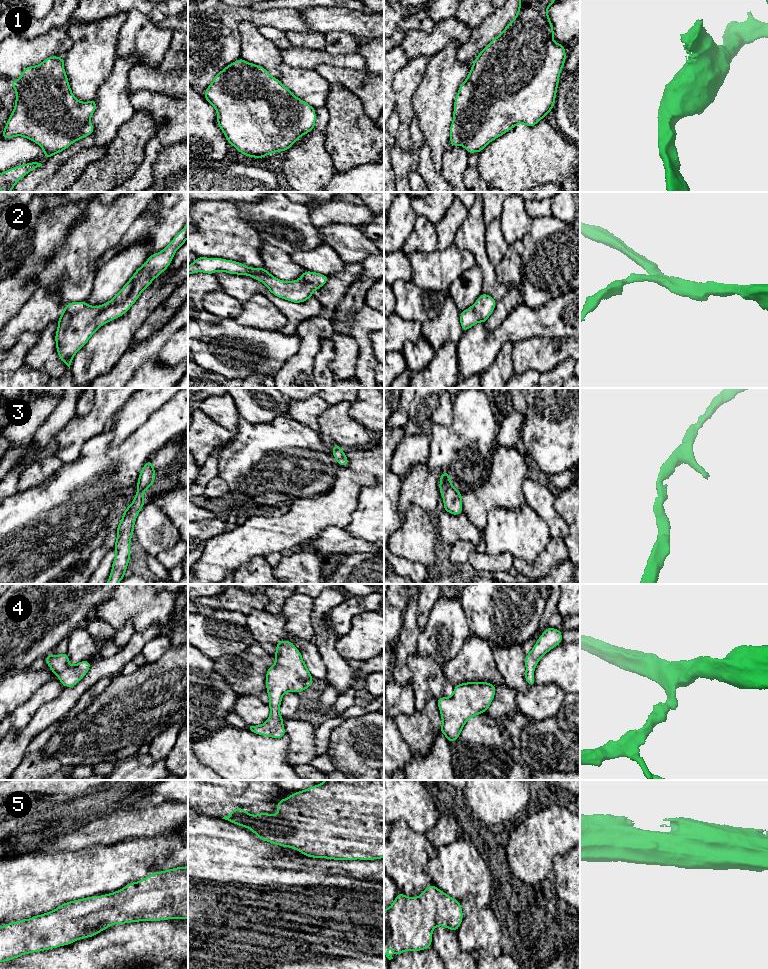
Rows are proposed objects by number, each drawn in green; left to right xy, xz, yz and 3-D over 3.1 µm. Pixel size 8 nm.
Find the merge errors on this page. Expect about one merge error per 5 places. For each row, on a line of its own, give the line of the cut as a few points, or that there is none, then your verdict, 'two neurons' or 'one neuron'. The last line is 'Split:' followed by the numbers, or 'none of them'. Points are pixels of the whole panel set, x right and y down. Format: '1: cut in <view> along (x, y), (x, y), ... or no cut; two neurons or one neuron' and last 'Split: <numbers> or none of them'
1: no cut; one neuron
2: no cut; one neuron
3: no cut; one neuron
4: no cut; one neuron
5: no cut; one neuron
Split: none of them

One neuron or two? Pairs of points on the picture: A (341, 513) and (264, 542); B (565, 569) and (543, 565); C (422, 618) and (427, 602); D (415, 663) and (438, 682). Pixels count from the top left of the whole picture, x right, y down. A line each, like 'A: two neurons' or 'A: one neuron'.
A: one neuron
B: two neurons
C: one neuron
D: one neuron

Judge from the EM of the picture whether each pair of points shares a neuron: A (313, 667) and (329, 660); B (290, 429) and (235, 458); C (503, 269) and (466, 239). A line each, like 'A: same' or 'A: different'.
A: different
B: same
C: different

